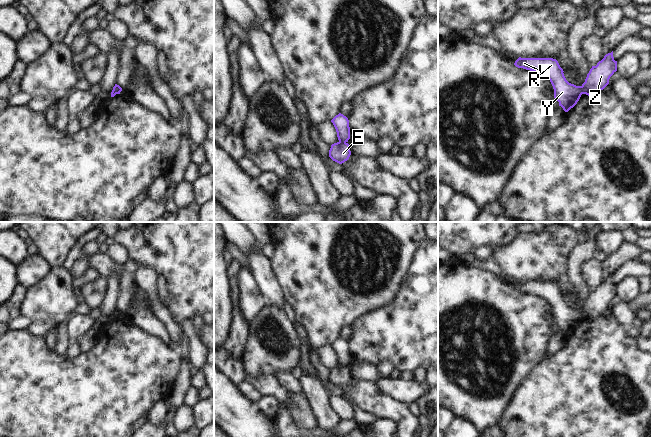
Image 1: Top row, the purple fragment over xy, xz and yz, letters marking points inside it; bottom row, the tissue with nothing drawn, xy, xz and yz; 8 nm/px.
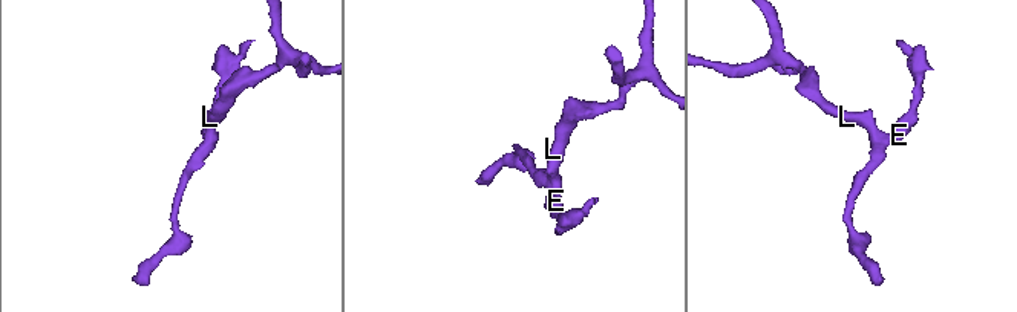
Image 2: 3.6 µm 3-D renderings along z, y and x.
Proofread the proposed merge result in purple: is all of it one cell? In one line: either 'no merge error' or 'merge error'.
merge error

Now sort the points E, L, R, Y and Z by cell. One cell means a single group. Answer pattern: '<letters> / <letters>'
E Z / L R Y

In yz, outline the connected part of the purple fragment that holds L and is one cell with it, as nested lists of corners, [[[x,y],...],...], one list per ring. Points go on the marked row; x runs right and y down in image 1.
[[[519,57],[514,65],[518,68],[538,72],[549,79],[554,89],[554,98],[565,112],[573,108],[583,94],[581,86],[576,86],[566,80],[564,71],[556,59]]]

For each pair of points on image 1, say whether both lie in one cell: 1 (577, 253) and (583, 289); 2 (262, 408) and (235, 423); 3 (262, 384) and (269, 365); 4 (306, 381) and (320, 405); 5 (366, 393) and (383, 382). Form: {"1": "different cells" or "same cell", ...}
{"1": "same cell", "2": "same cell", "3": "different cells", "4": "same cell", "5": "different cells"}

